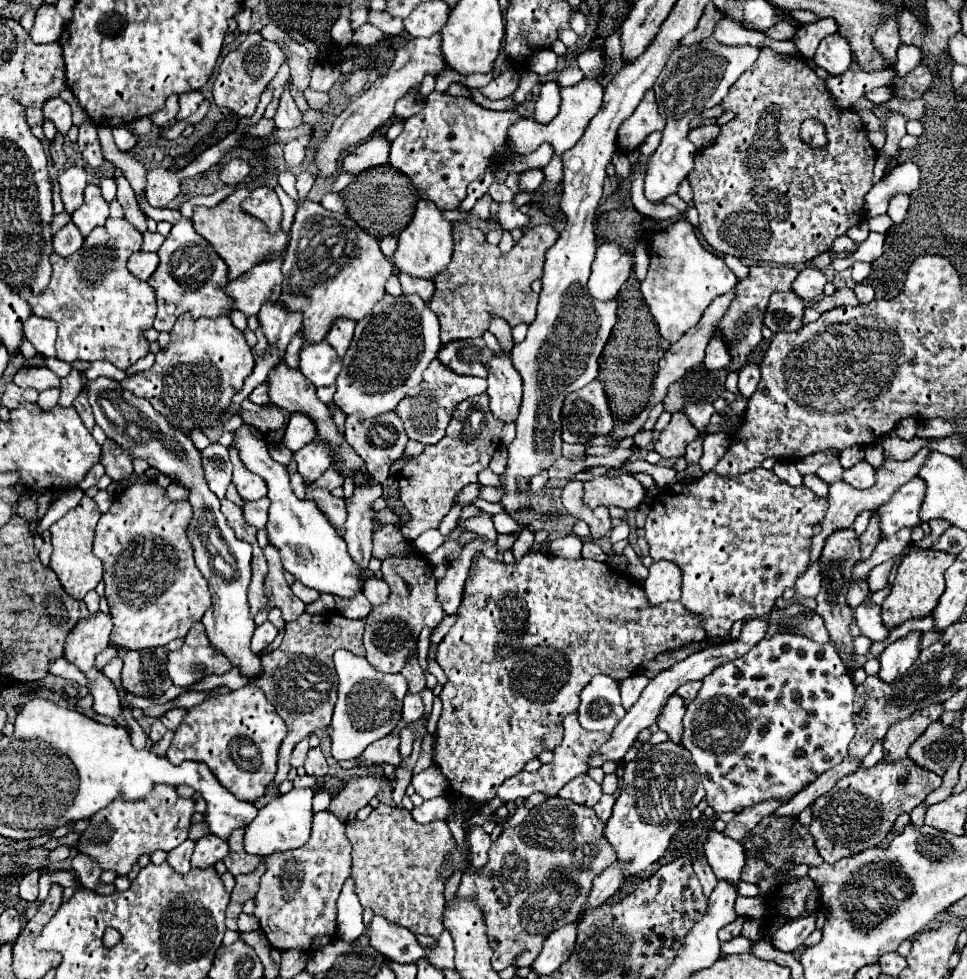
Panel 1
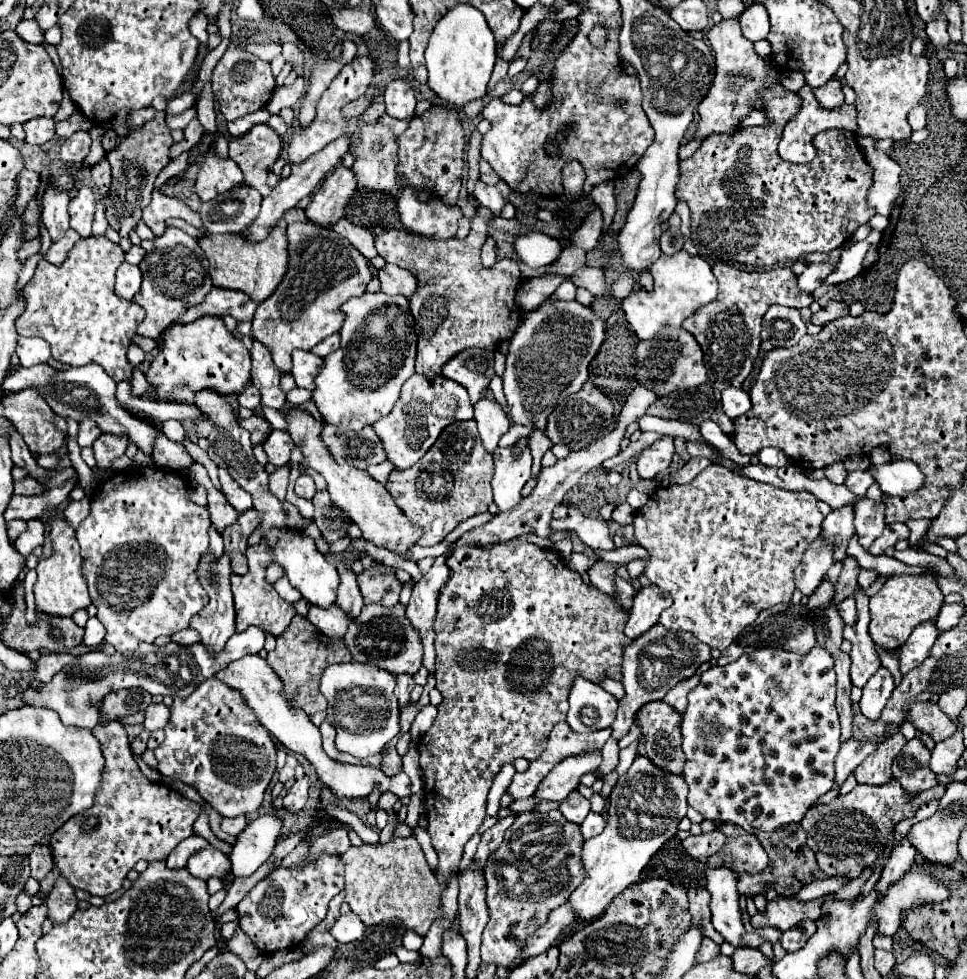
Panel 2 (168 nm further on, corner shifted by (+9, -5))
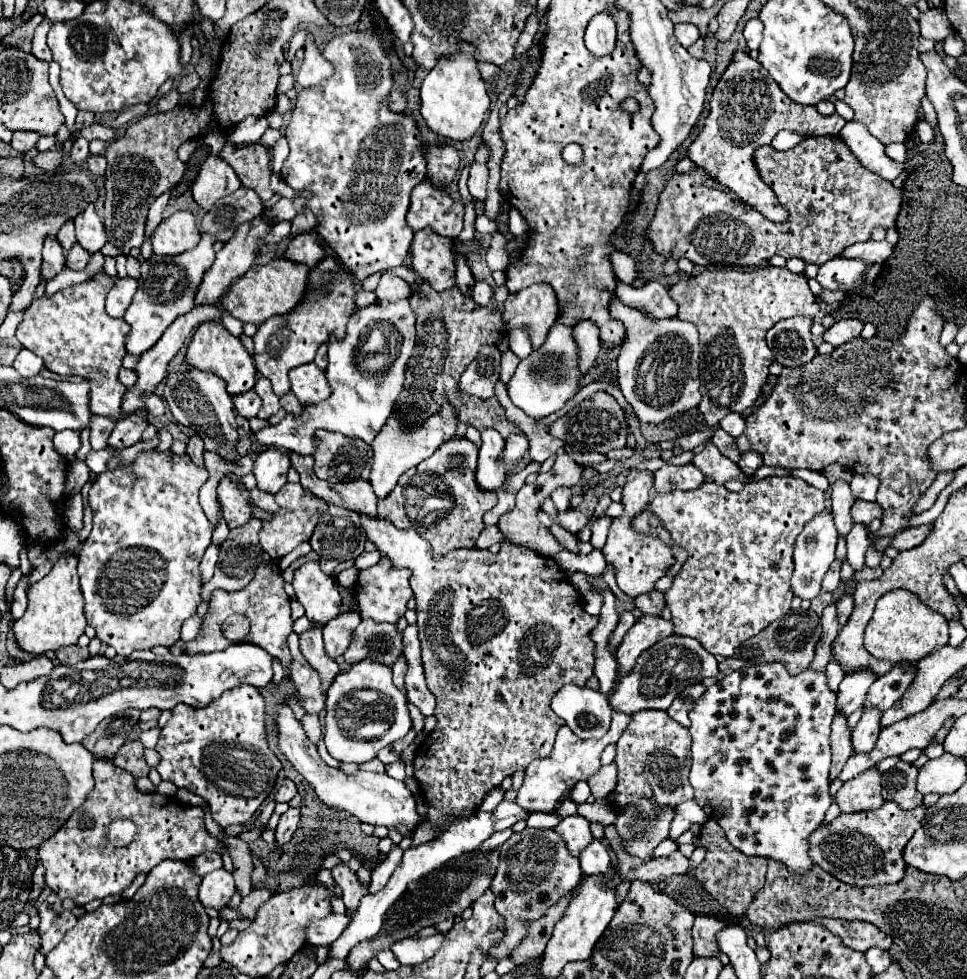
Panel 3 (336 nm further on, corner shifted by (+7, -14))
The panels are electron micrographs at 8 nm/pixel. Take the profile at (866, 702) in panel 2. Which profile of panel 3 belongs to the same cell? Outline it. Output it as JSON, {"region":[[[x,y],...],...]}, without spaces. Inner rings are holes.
{"region":[[[864,710],[858,726],[852,730],[852,748],[858,754],[866,754],[874,748],[874,742],[880,734],[880,716],[882,710]]]}

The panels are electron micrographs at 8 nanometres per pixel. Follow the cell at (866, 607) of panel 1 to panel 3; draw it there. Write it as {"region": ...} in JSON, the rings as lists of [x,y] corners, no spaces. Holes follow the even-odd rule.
{"region":[[[850,594],[838,596],[838,600],[836,600],[836,610],[838,610],[838,622],[840,622],[840,626],[844,626],[844,624],[848,622],[848,618],[850,618],[850,614],[852,614],[852,608],[854,608],[854,600],[852,600]]]}

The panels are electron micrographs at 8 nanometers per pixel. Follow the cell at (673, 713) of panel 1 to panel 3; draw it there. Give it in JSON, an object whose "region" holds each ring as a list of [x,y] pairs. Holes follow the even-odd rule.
{"region":[[[642,710],[638,714],[632,714],[632,722],[616,742],[616,766],[620,768],[618,772],[618,784],[614,788],[614,798],[612,806],[616,810],[624,810],[632,804],[636,804],[640,798],[652,800],[654,806],[672,806],[676,808],[680,802],[692,800],[694,788],[688,782],[688,770],[690,770],[690,734],[688,728],[680,726],[674,722],[666,712],[658,710]]]}

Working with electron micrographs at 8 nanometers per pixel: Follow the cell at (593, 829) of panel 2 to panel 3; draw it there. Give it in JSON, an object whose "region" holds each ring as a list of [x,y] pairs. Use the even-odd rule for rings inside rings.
{"region":[[[592,840],[592,844],[582,852],[580,868],[584,874],[606,874],[612,870],[612,858],[606,850],[606,846],[598,840]]]}

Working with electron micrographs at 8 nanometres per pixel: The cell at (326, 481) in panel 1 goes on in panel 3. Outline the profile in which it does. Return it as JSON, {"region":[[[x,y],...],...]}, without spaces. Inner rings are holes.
{"region":[[[286,482],[282,486],[282,490],[276,494],[276,502],[280,506],[280,510],[270,518],[270,520],[264,520],[262,522],[262,530],[258,532],[258,538],[260,538],[260,546],[264,548],[264,552],[272,558],[272,560],[280,560],[284,558],[288,552],[292,552],[298,544],[306,542],[312,532],[314,532],[314,526],[318,524],[318,518],[320,514],[326,510],[326,502],[320,500],[318,496],[306,492],[300,484],[292,484],[292,482]]]}

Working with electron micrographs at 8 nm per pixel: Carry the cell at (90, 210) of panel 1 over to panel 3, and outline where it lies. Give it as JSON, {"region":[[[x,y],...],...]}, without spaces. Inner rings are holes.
{"region":[[[88,204],[84,214],[80,214],[74,220],[76,226],[76,238],[80,246],[88,252],[98,252],[106,244],[106,232],[100,216],[94,210],[94,204]]]}

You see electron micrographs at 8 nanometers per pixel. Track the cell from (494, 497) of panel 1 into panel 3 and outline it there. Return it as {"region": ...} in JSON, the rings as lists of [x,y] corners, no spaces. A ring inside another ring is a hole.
{"region":[[[468,438],[444,442],[430,458],[402,474],[398,478],[398,486],[388,494],[388,498],[378,500],[378,518],[388,518],[390,522],[394,522],[394,526],[402,530],[418,530],[418,534],[422,534],[422,538],[426,538],[438,554],[446,554],[456,548],[474,548],[474,540],[484,530],[482,516],[496,504],[496,492],[482,492],[476,488],[476,460],[478,448]]]}

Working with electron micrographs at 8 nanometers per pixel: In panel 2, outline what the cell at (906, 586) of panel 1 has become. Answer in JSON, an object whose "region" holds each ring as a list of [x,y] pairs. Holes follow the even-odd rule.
{"region":[[[932,571],[920,575],[892,575],[884,587],[870,597],[870,637],[882,649],[900,647],[918,623],[934,619],[944,605],[944,595],[938,587],[938,579]]]}

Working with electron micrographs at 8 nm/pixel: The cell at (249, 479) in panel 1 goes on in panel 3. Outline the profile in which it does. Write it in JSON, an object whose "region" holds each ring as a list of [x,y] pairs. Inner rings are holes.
{"region":[[[222,478],[218,484],[218,500],[222,504],[222,516],[228,524],[228,528],[238,528],[246,524],[252,518],[252,508],[238,490],[236,482],[230,478]]]}

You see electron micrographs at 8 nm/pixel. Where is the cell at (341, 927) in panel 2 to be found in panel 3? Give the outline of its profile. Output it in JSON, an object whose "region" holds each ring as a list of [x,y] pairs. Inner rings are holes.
{"region":[[[328,914],[326,918],[320,918],[318,922],[310,922],[310,926],[306,928],[306,942],[312,946],[320,946],[320,944],[330,944],[334,942],[342,930],[346,930],[348,926],[348,916],[346,914]]]}

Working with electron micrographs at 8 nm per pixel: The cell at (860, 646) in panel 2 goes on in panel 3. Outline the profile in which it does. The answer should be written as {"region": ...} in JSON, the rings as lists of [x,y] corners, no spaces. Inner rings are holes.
{"region":[[[860,670],[856,674],[848,674],[840,682],[840,688],[836,694],[836,714],[846,714],[846,718],[848,718],[854,710],[862,708],[866,692],[876,678],[878,676],[870,670]]]}

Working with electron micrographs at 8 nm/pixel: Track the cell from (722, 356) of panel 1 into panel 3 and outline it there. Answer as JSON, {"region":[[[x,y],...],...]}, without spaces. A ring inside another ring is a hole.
{"region":[[[616,300],[612,314],[626,324],[626,340],[618,356],[618,388],[626,402],[634,408],[642,424],[658,424],[684,410],[696,408],[698,390],[698,330],[694,324],[670,318],[650,320],[638,310]]]}

